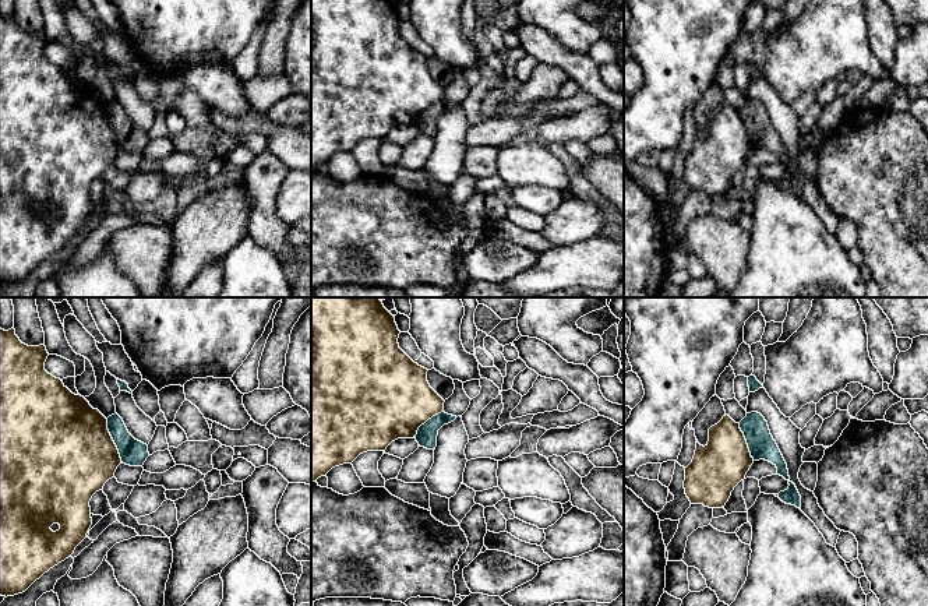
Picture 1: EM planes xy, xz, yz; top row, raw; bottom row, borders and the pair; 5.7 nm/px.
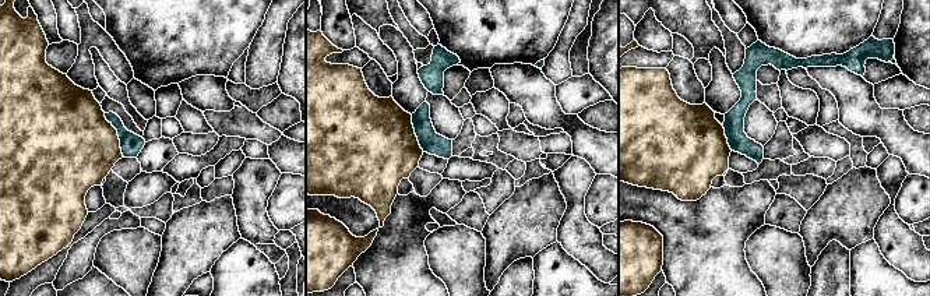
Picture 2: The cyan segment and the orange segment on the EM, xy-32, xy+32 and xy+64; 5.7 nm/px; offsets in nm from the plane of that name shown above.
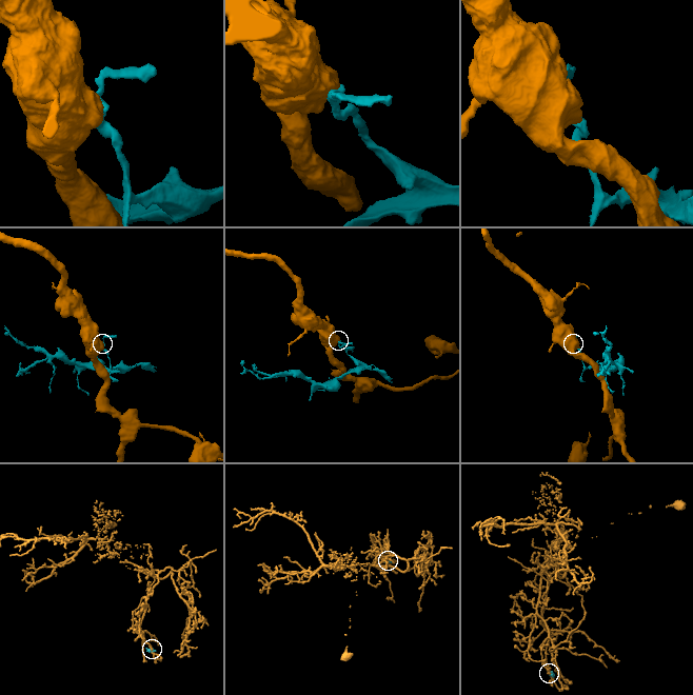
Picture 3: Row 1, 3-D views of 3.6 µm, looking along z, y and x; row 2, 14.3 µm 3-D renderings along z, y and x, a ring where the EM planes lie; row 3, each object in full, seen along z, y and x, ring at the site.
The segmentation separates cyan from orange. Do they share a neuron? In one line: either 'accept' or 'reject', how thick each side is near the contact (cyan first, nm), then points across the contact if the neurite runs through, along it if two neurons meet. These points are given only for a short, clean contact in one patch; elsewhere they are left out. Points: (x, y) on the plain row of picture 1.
reject; 150 nm thick on the cyan side, 480 nm on the other; border along xy (106, 106), (106, 115), (122, 148)

